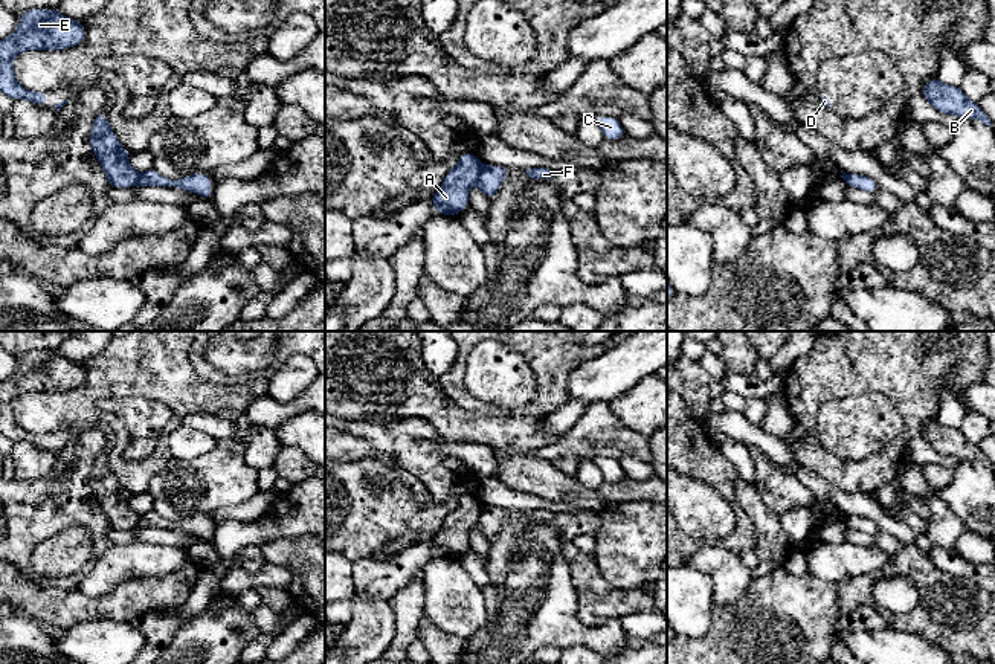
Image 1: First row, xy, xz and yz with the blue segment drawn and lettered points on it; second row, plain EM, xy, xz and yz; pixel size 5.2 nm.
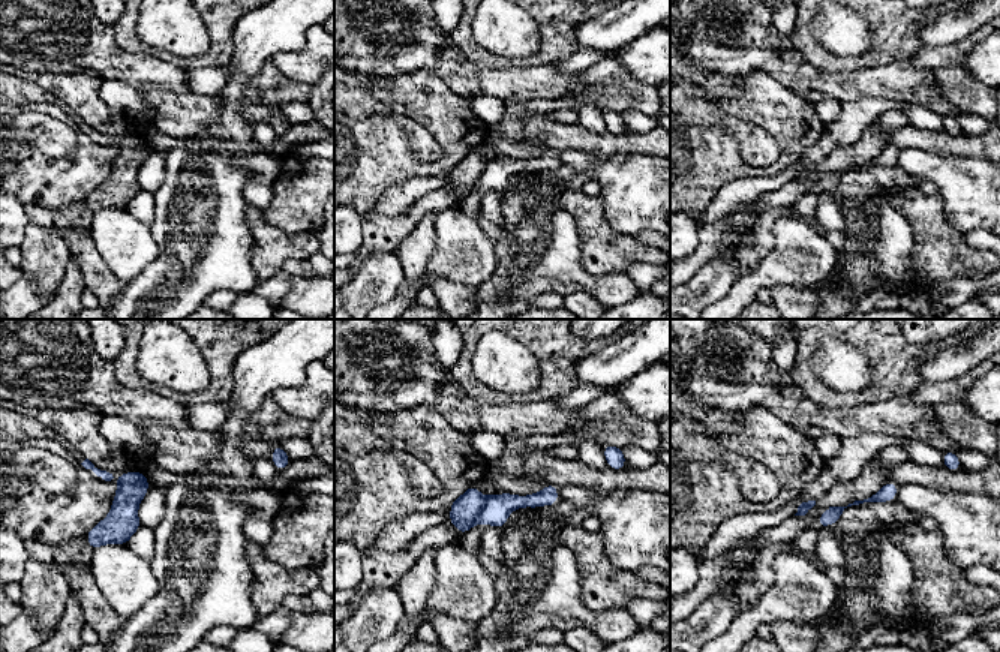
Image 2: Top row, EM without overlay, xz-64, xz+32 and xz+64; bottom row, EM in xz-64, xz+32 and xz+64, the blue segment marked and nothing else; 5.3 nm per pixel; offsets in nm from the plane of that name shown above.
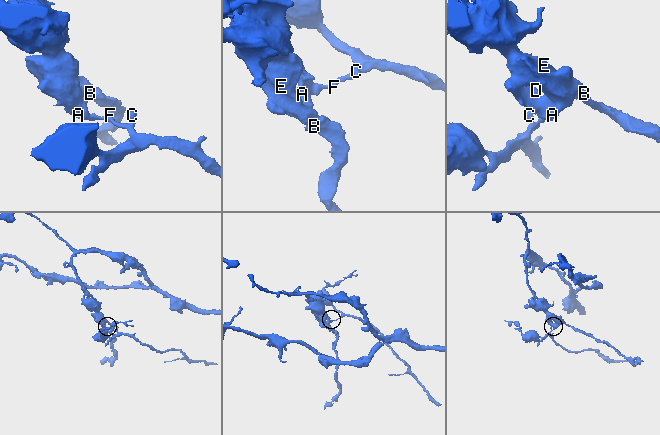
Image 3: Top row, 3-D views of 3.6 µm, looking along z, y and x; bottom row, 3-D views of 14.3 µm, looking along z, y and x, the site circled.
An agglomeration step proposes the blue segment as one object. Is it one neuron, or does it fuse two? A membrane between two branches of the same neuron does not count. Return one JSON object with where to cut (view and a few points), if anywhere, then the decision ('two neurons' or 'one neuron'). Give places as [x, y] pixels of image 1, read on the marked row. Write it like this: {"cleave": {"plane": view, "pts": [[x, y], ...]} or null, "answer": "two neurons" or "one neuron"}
{"cleave": {"plane": "xz", "pts": [[483, 165], [476, 179]]}, "answer": "two neurons"}

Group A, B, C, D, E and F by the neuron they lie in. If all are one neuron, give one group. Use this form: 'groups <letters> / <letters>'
groups A B D E / C F

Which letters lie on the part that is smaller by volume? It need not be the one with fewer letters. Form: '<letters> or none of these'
C, F

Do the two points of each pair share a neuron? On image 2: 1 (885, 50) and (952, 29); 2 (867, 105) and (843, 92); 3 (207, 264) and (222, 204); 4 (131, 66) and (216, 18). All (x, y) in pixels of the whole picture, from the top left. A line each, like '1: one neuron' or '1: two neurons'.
1: two neurons
2: two neurons
3: one neuron
4: two neurons

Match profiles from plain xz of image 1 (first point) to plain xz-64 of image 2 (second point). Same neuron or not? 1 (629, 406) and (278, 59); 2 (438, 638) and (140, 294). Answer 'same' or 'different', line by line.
1: same
2: different

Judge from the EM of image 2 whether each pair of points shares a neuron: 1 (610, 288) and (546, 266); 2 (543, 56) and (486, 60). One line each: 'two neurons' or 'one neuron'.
1: one neuron
2: one neuron

